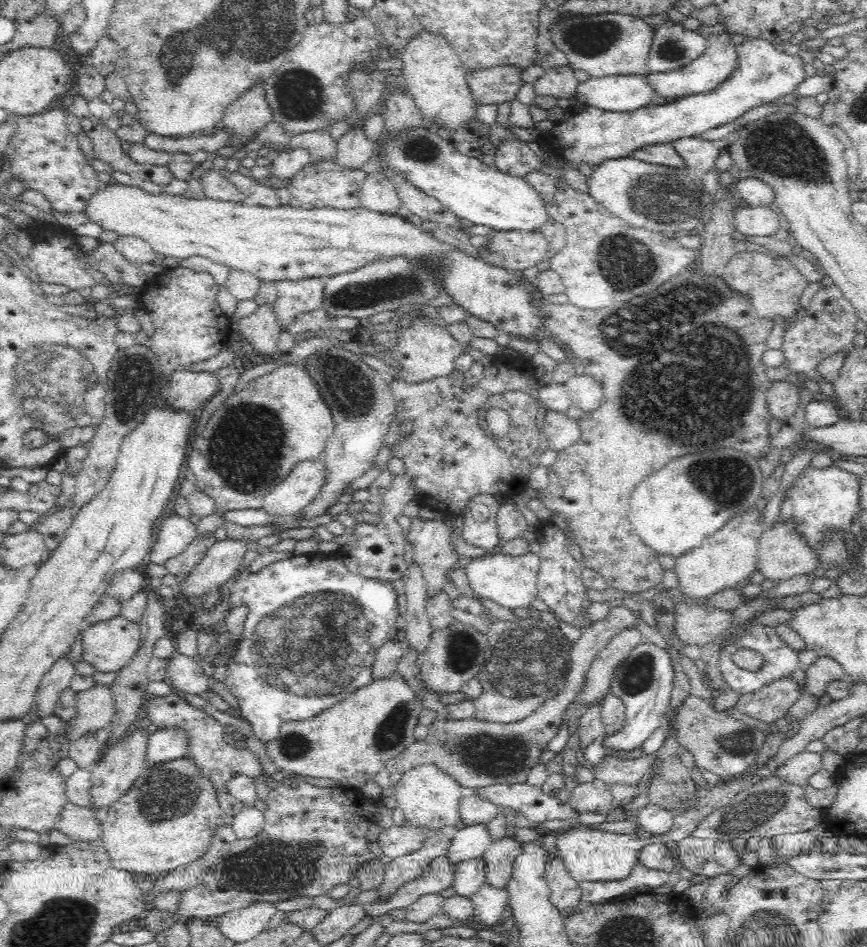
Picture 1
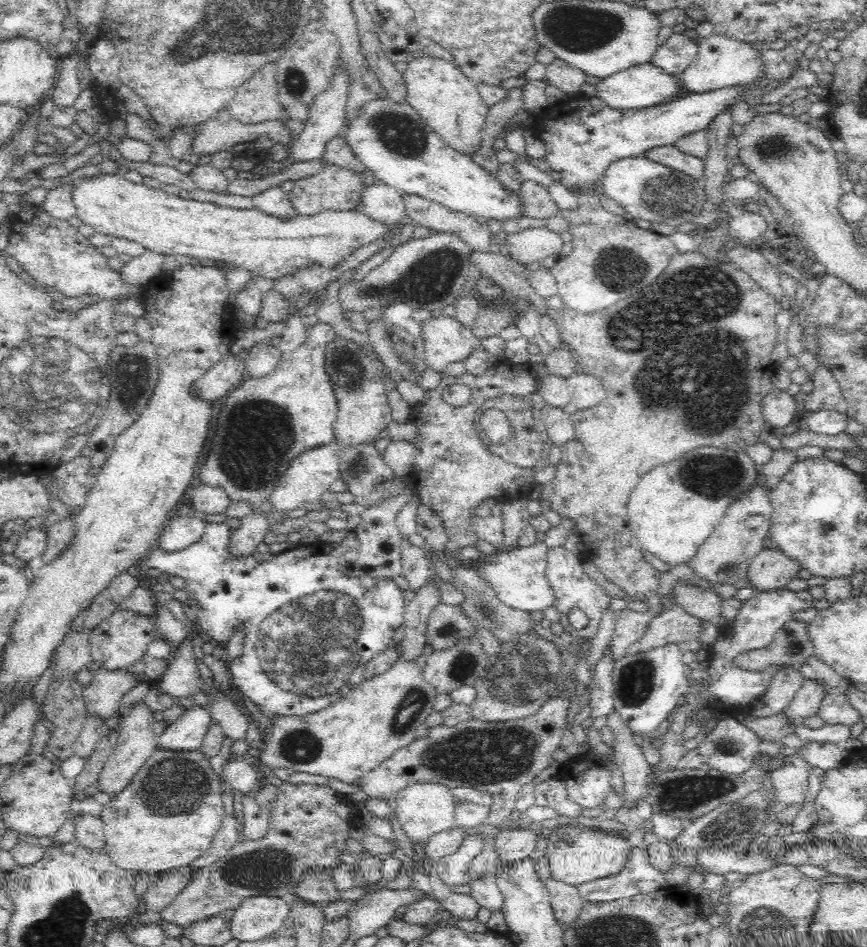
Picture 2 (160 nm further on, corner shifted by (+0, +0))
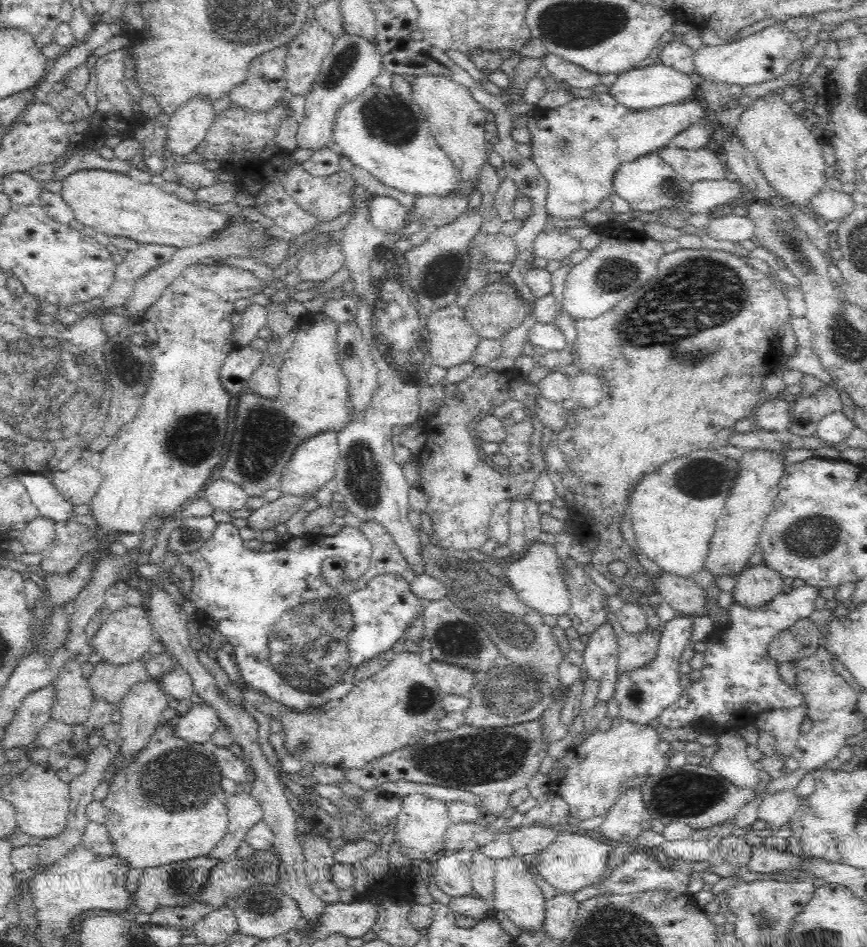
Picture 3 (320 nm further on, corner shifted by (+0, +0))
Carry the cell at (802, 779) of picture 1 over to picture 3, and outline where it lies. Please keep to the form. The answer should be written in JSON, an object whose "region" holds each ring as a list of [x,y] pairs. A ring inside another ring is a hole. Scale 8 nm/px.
{"region":[[[783,788],[762,798],[757,808],[757,818],[766,823],[766,828],[777,834],[785,834],[797,806],[798,795],[795,791]]]}

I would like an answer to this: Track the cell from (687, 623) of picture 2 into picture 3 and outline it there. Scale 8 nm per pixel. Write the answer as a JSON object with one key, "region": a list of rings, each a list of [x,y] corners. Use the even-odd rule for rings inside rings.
{"region":[[[661,629],[655,633],[648,630],[637,634],[620,632],[618,634],[620,650],[616,670],[618,676],[652,664],[656,660],[661,634]]]}

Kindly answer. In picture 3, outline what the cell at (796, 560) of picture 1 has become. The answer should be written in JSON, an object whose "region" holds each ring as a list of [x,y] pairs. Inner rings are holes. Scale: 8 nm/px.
{"region":[[[764,563],[746,567],[735,579],[736,584],[732,586],[734,603],[748,609],[764,606],[784,590],[783,578]]]}

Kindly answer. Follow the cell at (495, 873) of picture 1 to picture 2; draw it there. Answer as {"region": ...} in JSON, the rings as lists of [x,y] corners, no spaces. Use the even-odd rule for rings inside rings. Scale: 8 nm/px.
{"region":[[[536,826],[502,829],[495,836],[496,851],[500,855],[499,864],[509,866],[529,858],[539,841],[536,833]]]}

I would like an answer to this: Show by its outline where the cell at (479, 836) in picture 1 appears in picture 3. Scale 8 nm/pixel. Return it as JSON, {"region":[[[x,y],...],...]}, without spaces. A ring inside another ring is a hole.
{"region":[[[463,849],[448,852],[430,863],[428,874],[445,895],[452,898],[470,896],[473,891],[470,877],[472,856],[473,852]]]}

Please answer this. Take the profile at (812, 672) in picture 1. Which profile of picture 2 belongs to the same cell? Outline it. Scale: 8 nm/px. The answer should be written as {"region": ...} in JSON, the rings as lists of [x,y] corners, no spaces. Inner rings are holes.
{"region":[[[803,679],[802,688],[790,700],[782,713],[786,715],[786,719],[790,721],[792,732],[796,732],[796,728],[802,725],[802,720],[808,716],[814,716],[820,708],[824,696],[824,685],[812,680]]]}

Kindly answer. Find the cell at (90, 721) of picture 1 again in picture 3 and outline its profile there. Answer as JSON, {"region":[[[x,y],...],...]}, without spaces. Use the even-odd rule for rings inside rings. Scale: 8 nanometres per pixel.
{"region":[[[139,659],[122,665],[102,661],[88,679],[93,696],[117,704],[136,682],[148,682],[150,678],[146,664]]]}

